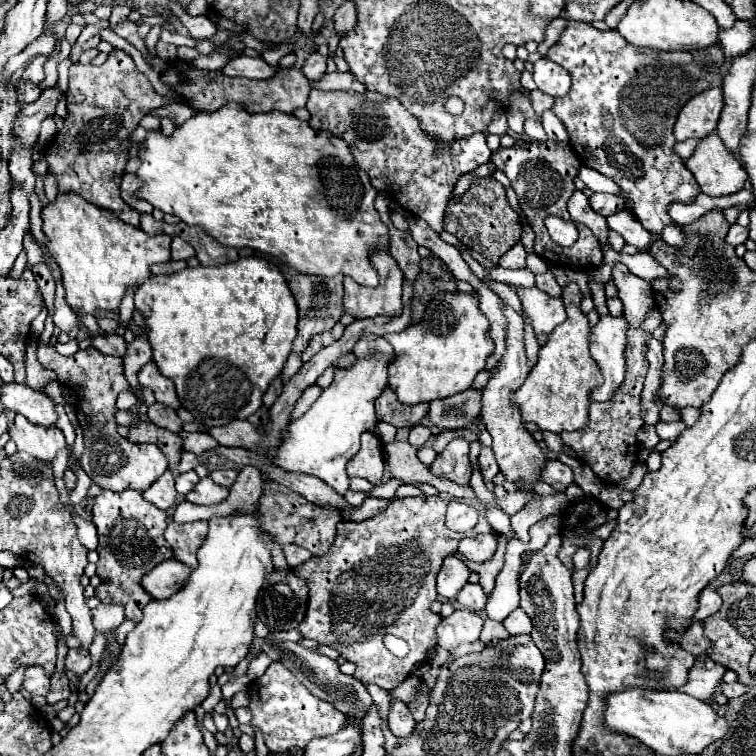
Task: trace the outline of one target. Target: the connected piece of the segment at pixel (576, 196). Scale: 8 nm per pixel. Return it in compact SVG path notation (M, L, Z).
M581 190L573 192L573 196L567 202L567 208L569 208L569 214L575 222L581 222L581 224L589 226L595 232L595 236L601 244L607 242L607 230L609 230L607 222L605 222L605 218L601 218L597 212L591 210L591 206L587 202L587 196Z

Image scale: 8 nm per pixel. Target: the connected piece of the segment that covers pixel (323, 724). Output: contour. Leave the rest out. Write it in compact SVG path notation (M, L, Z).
M273 662L267 672L257 678L249 690L249 710L253 714L249 726L255 732L261 732L267 748L273 754L283 754L287 750L303 750L313 738L329 736L343 728L343 716L335 706L315 698L283 664Z

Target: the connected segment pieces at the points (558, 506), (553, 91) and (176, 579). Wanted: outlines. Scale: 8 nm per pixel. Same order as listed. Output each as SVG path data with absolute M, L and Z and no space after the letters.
M565 494L541 496L539 500L527 504L523 510L519 510L515 516L511 516L511 528L513 528L515 536L523 542L529 542L529 528L545 516L559 514L565 508L565 504L567 504Z
M541 58L533 64L533 79L537 88L549 96L565 96L571 88L567 71L548 58Z
M167 560L157 564L149 574L143 576L141 586L153 598L169 598L175 590L179 590L189 578L191 568L179 560Z

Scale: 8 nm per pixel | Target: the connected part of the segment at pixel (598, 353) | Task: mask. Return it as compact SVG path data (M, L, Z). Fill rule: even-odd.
M603 316L591 330L591 356L599 364L605 382L591 390L591 402L607 402L619 388L625 376L625 340L627 320Z

